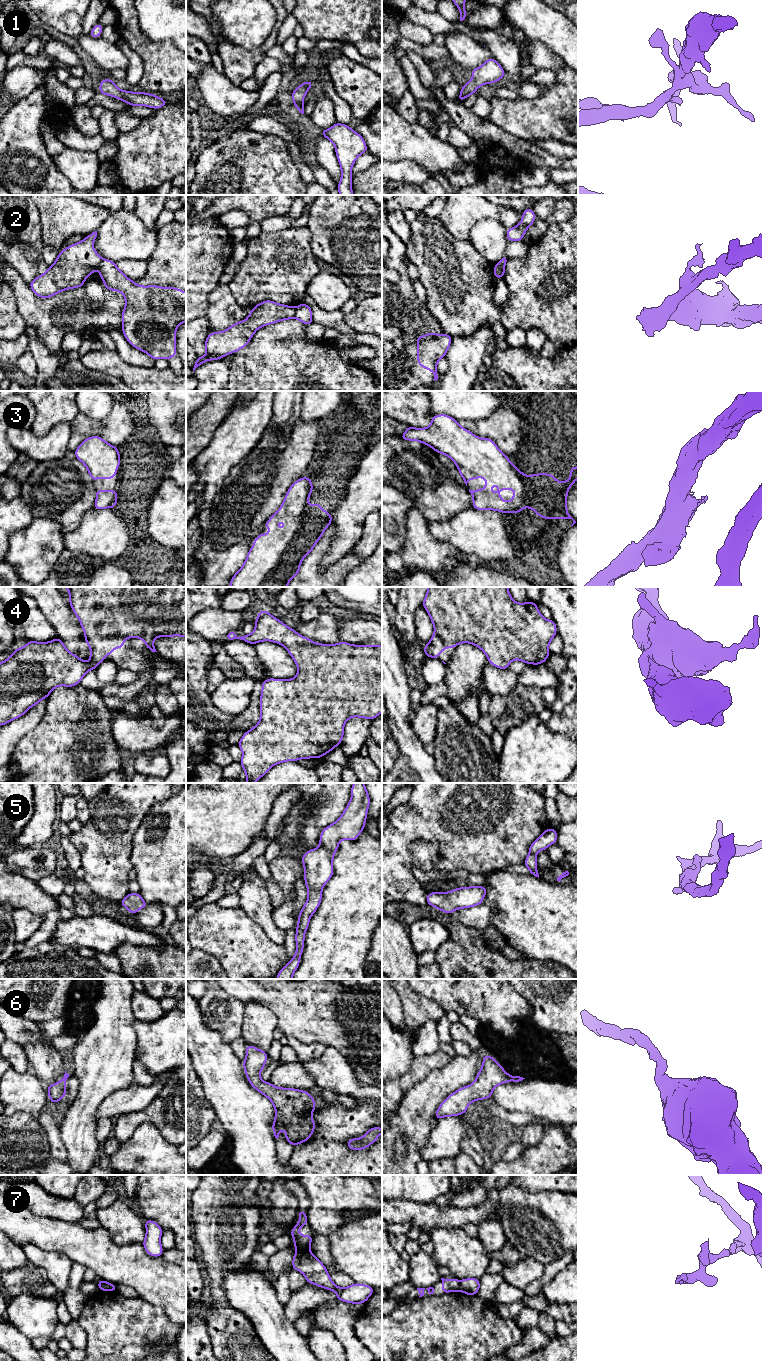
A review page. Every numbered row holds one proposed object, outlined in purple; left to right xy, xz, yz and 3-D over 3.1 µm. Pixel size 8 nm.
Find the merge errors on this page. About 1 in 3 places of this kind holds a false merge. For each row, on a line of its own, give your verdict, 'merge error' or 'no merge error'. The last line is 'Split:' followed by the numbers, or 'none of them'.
1: no merge error
2: merge error
3: no merge error
4: no merge error
5: no merge error
6: no merge error
7: merge error
Split: 2, 7

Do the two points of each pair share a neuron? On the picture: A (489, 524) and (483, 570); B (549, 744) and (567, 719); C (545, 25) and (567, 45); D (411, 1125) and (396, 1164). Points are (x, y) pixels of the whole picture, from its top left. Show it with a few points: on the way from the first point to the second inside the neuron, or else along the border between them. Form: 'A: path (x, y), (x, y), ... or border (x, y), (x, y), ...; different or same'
A: border (482, 563), (487, 564); different
B: border (545, 723), (550, 730), (563, 732), (567, 735); different
C: path (550, 28), (562, 40); same
D: path (404, 1135), (396, 1148), (396, 1154); same

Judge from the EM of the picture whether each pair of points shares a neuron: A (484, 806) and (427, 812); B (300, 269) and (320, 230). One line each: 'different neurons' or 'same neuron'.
A: same neuron
B: different neurons

